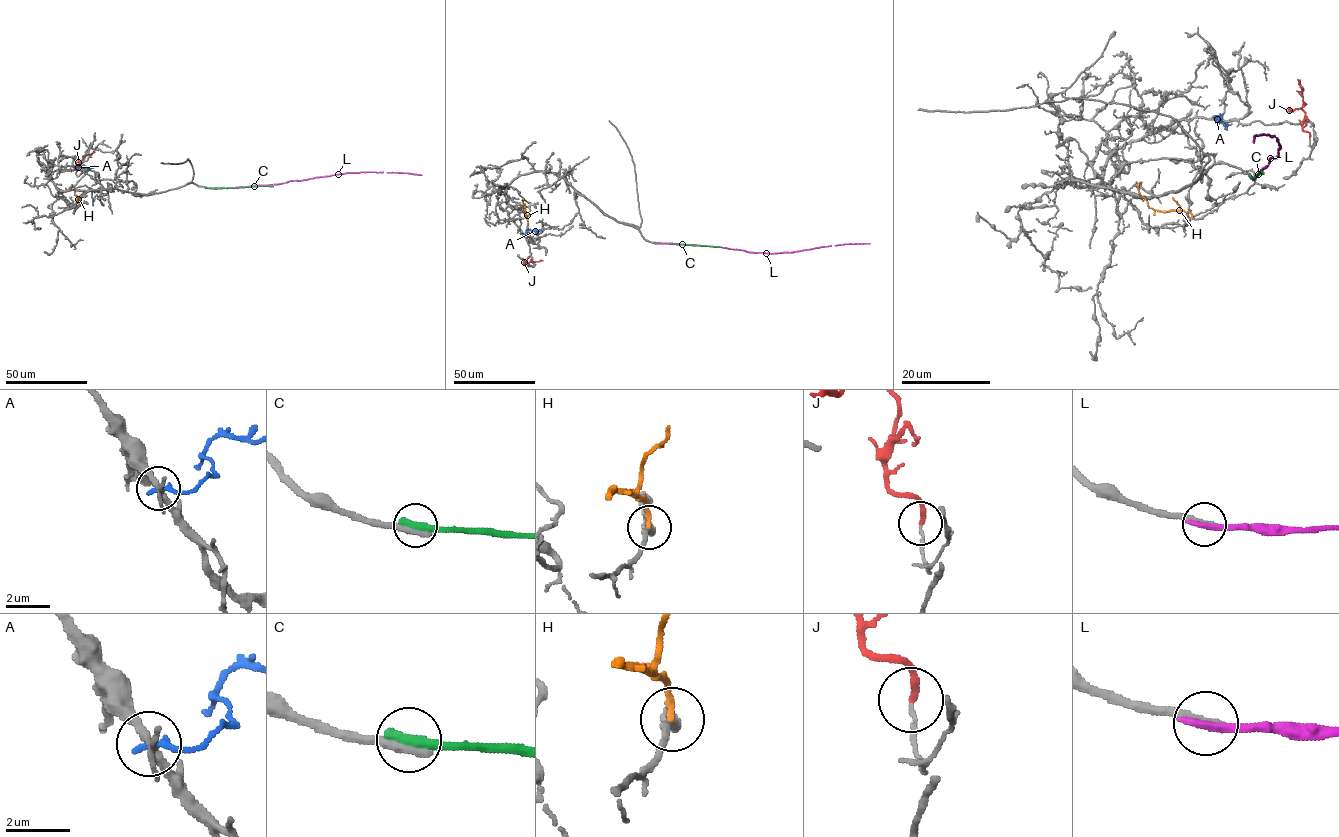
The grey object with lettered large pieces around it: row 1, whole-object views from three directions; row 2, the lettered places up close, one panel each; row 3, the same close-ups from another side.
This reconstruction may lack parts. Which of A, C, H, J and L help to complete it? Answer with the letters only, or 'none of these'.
none of these

